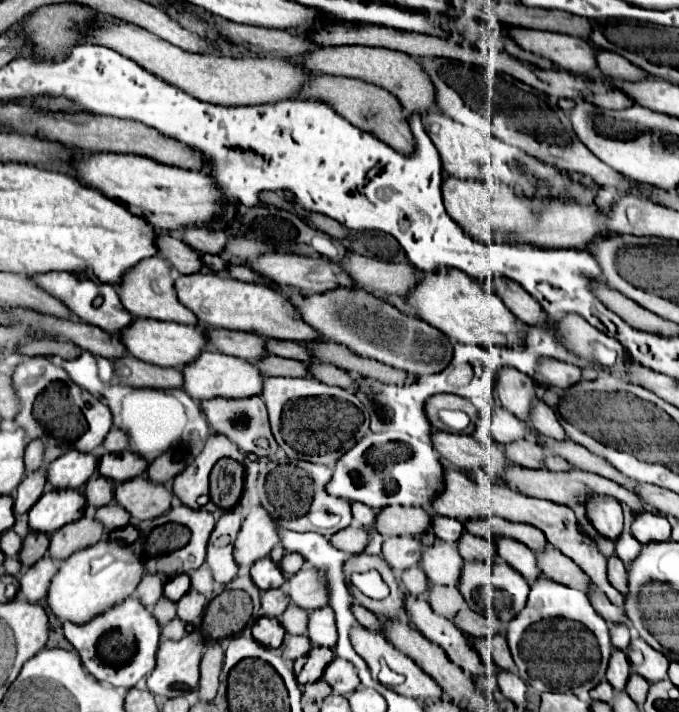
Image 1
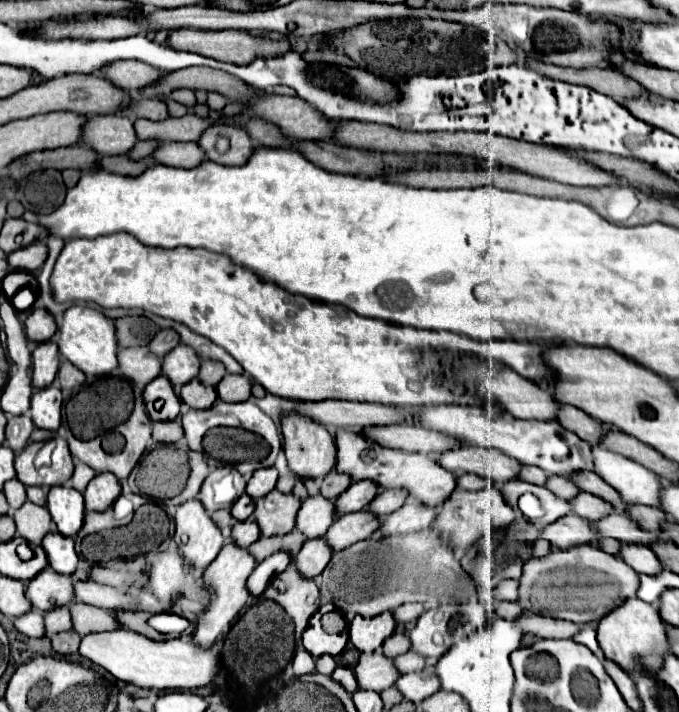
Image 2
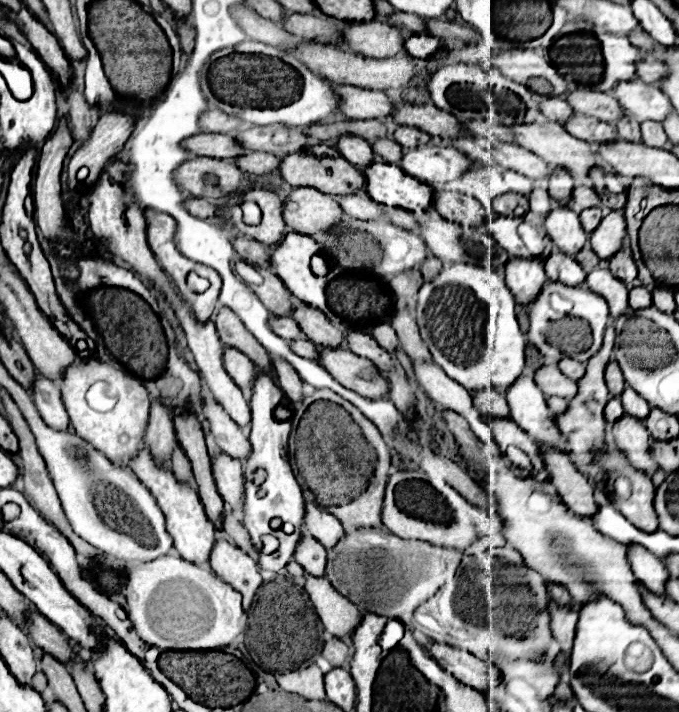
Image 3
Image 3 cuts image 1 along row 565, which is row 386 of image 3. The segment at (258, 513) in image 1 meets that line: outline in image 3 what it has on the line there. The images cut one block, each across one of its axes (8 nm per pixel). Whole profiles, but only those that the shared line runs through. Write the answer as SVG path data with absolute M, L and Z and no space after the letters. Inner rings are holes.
M224 348L224 366L226 366L226 372L230 374L230 378L240 388L252 388L258 368L250 362L250 358L246 354L242 354L236 348Z

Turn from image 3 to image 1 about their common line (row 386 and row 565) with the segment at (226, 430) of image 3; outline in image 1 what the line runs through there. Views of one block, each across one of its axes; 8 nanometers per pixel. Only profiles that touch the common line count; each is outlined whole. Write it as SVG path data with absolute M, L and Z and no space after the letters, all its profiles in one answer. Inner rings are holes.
M202 564L202 568L196 568L194 572L190 572L190 580L192 580L192 588L196 592L212 592L214 588L214 578L212 578L212 572L206 564Z

